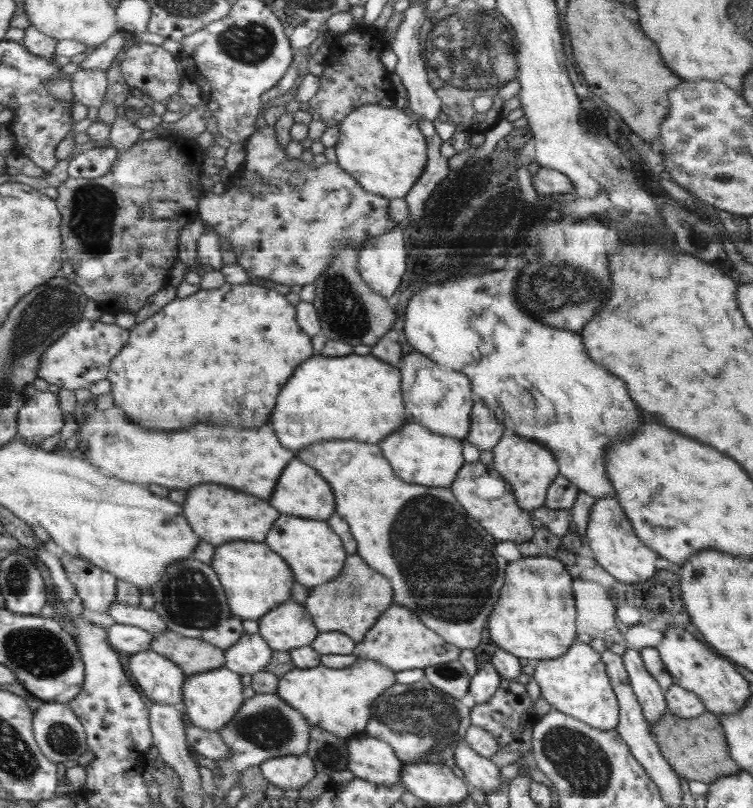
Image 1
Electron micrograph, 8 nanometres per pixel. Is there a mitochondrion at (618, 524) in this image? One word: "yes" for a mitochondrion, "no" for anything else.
yes

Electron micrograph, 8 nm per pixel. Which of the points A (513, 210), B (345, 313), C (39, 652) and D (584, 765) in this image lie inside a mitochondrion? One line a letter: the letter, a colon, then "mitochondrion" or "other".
A: mitochondrion
B: mitochondrion
C: mitochondrion
D: mitochondrion

